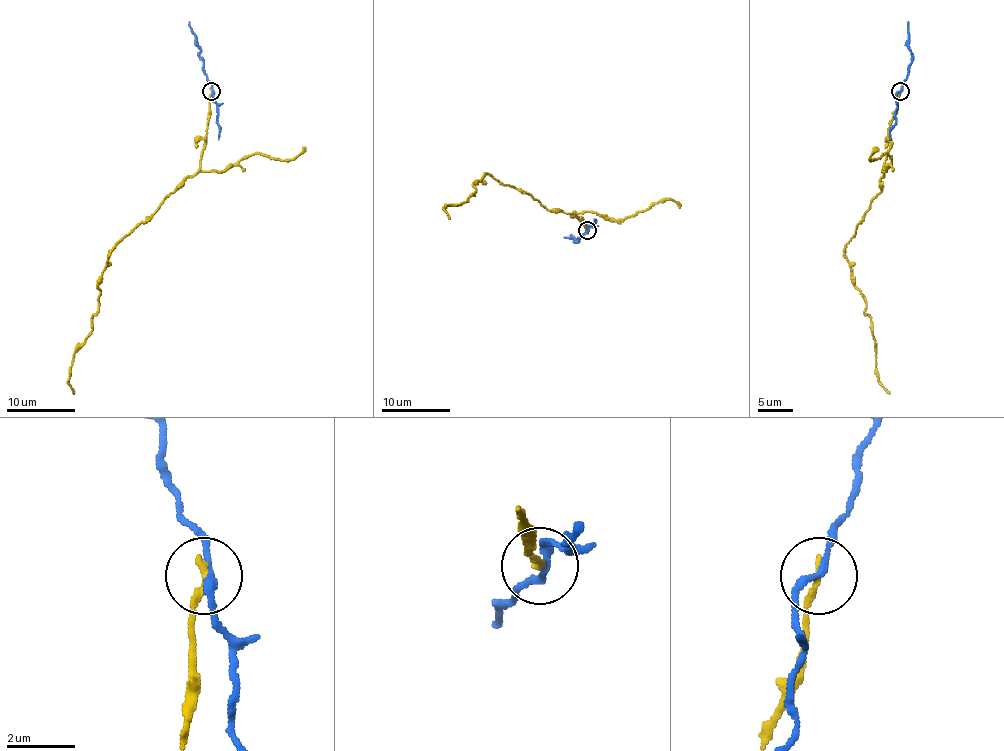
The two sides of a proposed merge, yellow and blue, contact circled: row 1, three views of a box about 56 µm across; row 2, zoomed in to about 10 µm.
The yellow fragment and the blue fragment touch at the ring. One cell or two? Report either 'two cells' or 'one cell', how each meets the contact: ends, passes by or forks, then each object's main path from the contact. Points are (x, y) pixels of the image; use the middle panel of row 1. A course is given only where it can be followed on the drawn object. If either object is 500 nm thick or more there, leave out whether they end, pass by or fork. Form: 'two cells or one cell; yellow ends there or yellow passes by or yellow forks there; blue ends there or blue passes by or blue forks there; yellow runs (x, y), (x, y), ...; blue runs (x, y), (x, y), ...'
two cells; yellow ends there; blue passes by; yellow runs (586, 230), (574, 213), (547, 210), (485, 174), (468, 201), (444, 208), (449, 218); blue runs (588, 230), (578, 241), (564, 237)

